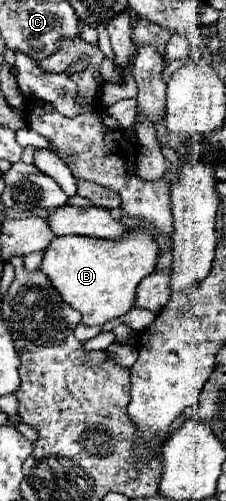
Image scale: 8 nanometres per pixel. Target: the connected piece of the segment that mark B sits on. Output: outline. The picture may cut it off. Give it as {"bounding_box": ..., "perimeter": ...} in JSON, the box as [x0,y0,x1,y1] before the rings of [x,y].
{"bounding_box":[40,229,158,327],"perimeter":[[[140,229],[126,233],[120,241],[106,241],[94,237],[54,237],[46,247],[40,271],[50,279],[58,295],[76,311],[82,313],[86,327],[102,327],[104,323],[126,315],[136,297],[138,283],[150,275],[158,261],[158,245],[152,233]]]}

